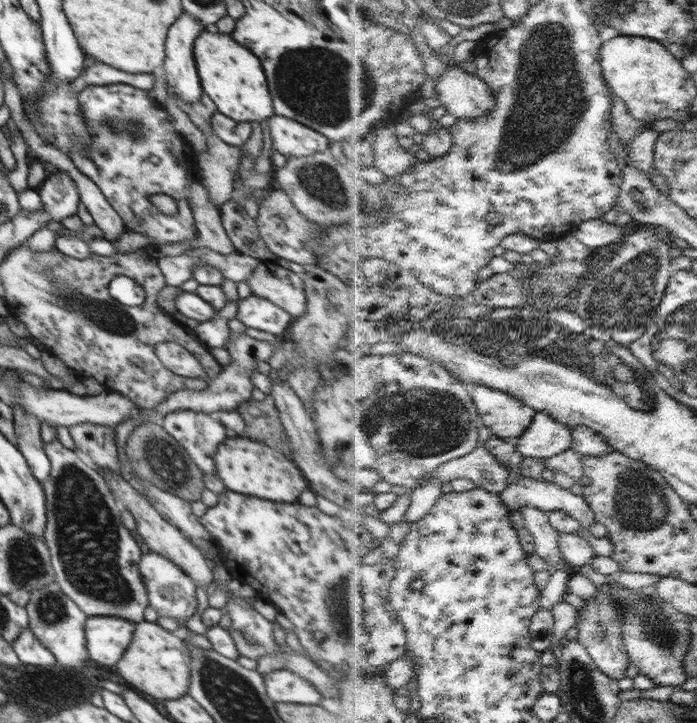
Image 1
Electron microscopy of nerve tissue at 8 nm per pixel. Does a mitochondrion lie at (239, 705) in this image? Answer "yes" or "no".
yes

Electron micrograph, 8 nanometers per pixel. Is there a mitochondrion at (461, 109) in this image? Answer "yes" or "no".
no

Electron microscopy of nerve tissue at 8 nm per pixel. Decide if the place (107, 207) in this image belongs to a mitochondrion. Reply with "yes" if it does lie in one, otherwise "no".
no

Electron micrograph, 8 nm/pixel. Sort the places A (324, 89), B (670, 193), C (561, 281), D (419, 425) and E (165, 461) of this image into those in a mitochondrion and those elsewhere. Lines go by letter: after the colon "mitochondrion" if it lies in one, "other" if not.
A: mitochondrion
B: other
C: mitochondrion
D: mitochondrion
E: mitochondrion

